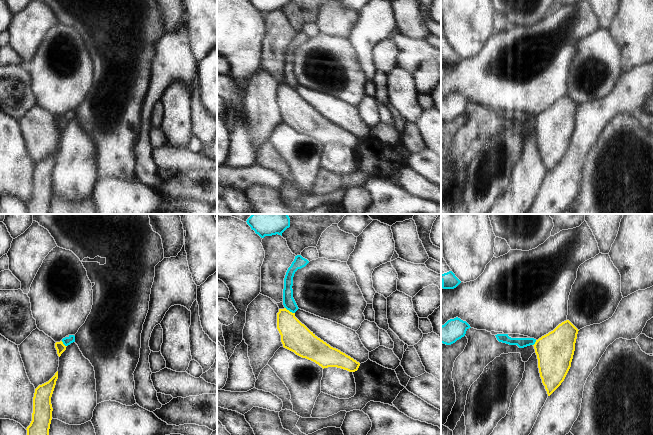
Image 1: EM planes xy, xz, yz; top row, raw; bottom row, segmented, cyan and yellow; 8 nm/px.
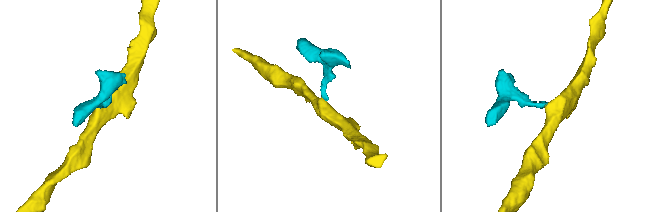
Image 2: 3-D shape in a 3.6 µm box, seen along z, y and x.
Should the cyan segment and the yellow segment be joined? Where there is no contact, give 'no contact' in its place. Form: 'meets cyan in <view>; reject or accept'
meets cyan in xz; reject

